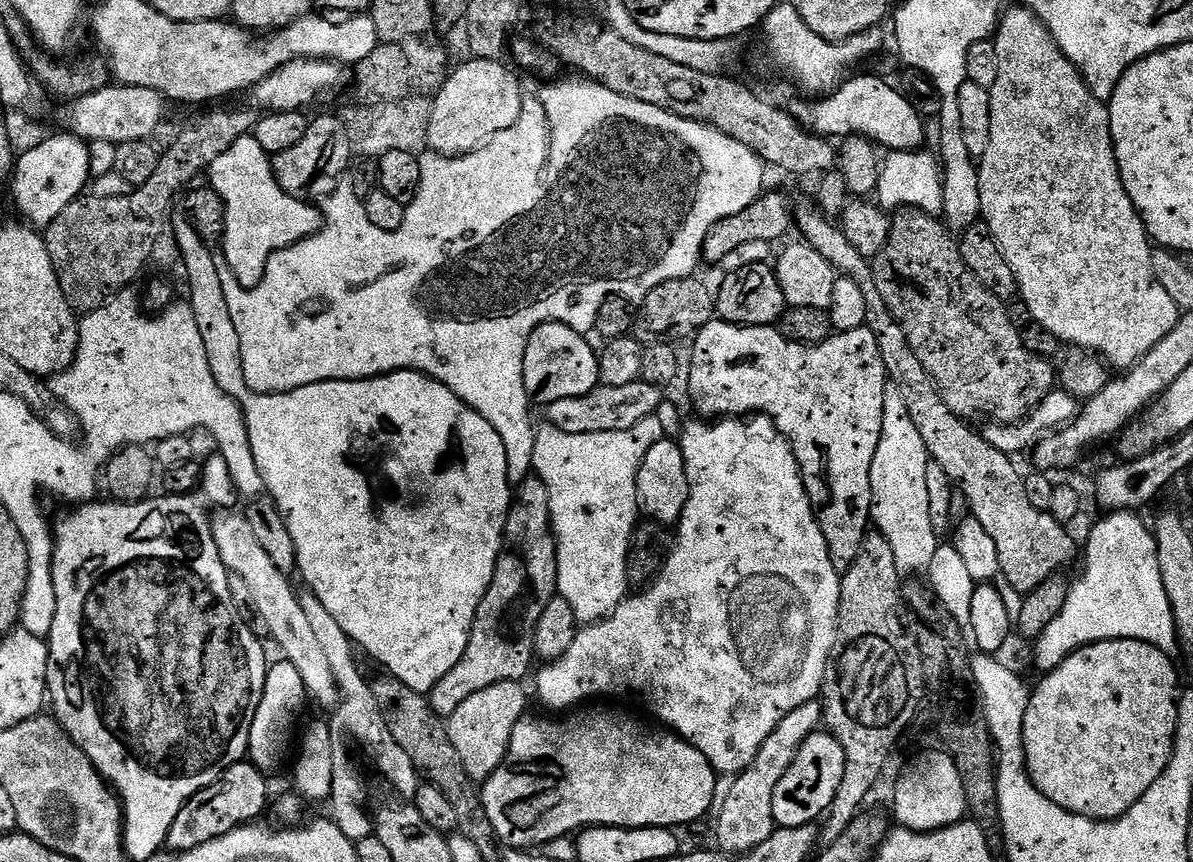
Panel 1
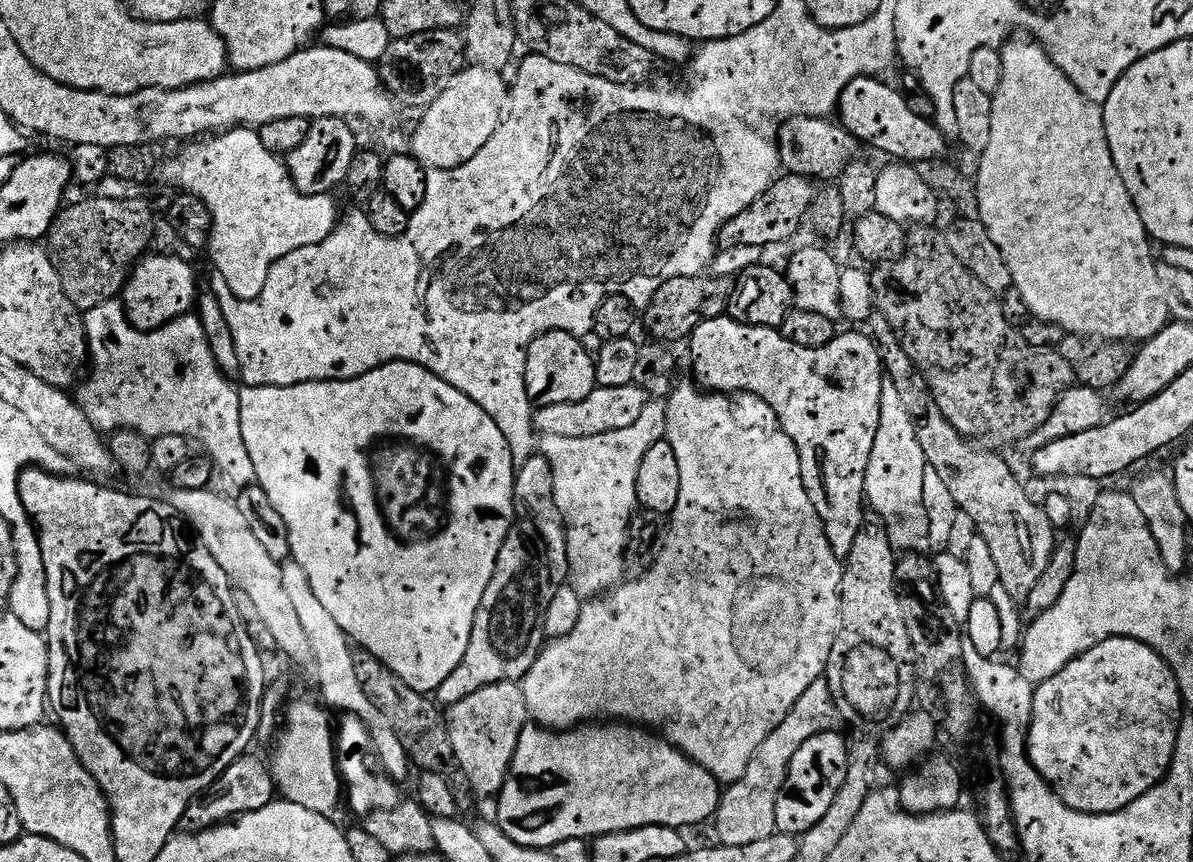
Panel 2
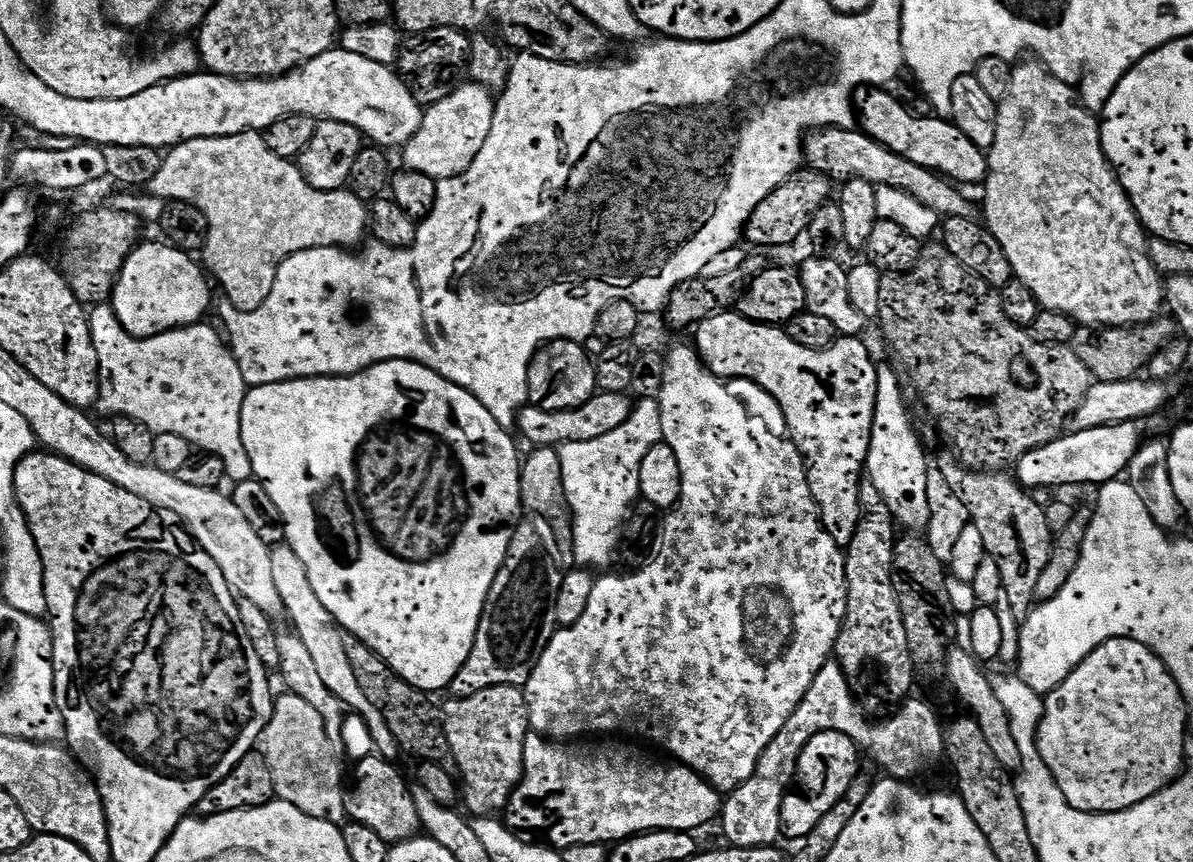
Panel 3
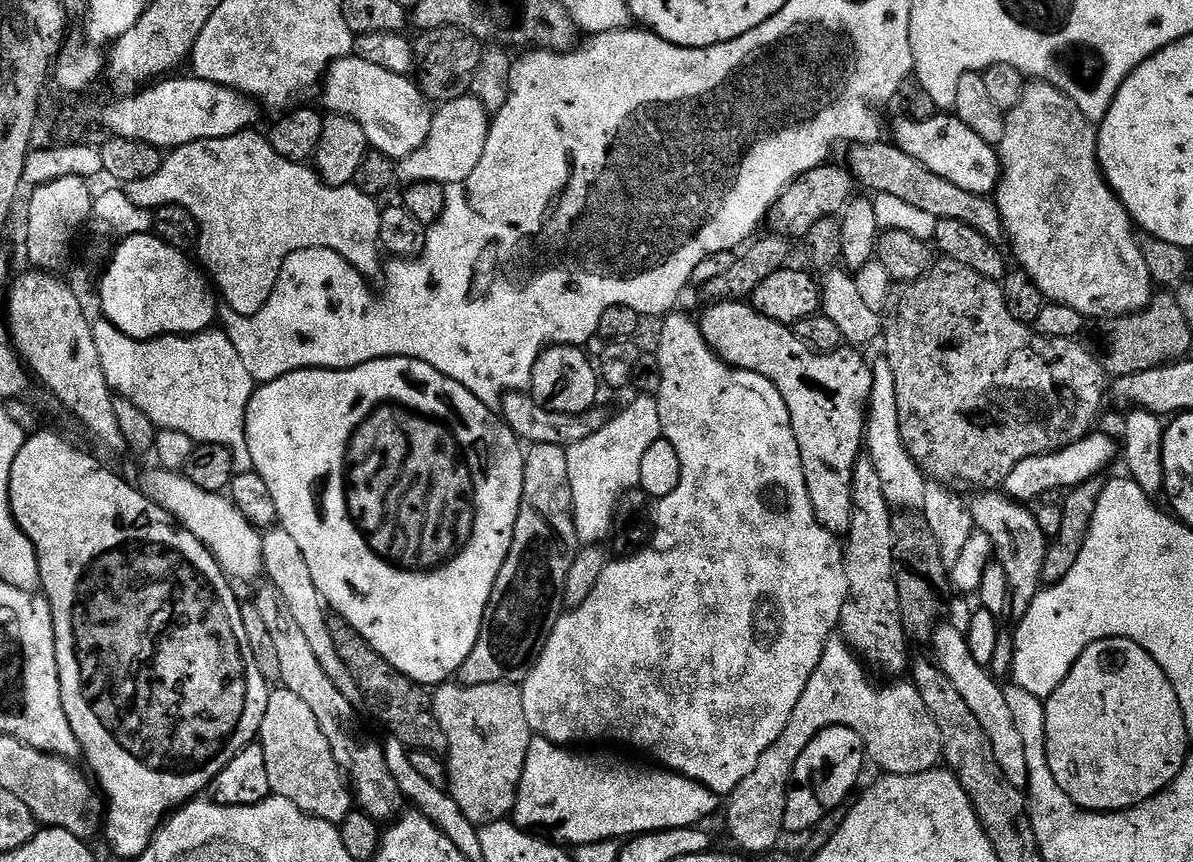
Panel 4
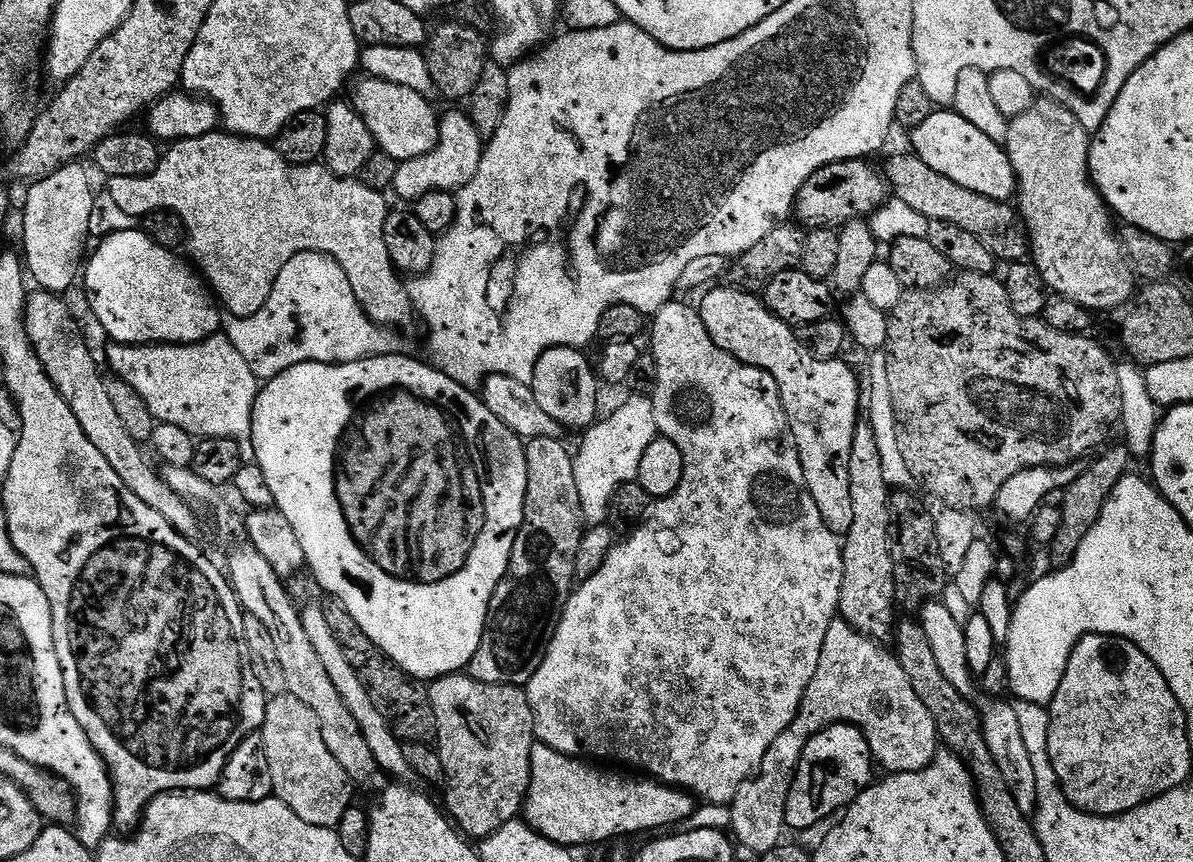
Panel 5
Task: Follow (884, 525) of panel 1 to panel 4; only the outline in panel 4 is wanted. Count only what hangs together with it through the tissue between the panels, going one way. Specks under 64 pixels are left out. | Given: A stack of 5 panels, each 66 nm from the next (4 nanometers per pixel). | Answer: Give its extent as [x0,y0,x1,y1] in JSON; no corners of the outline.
[866,358,926,510]

